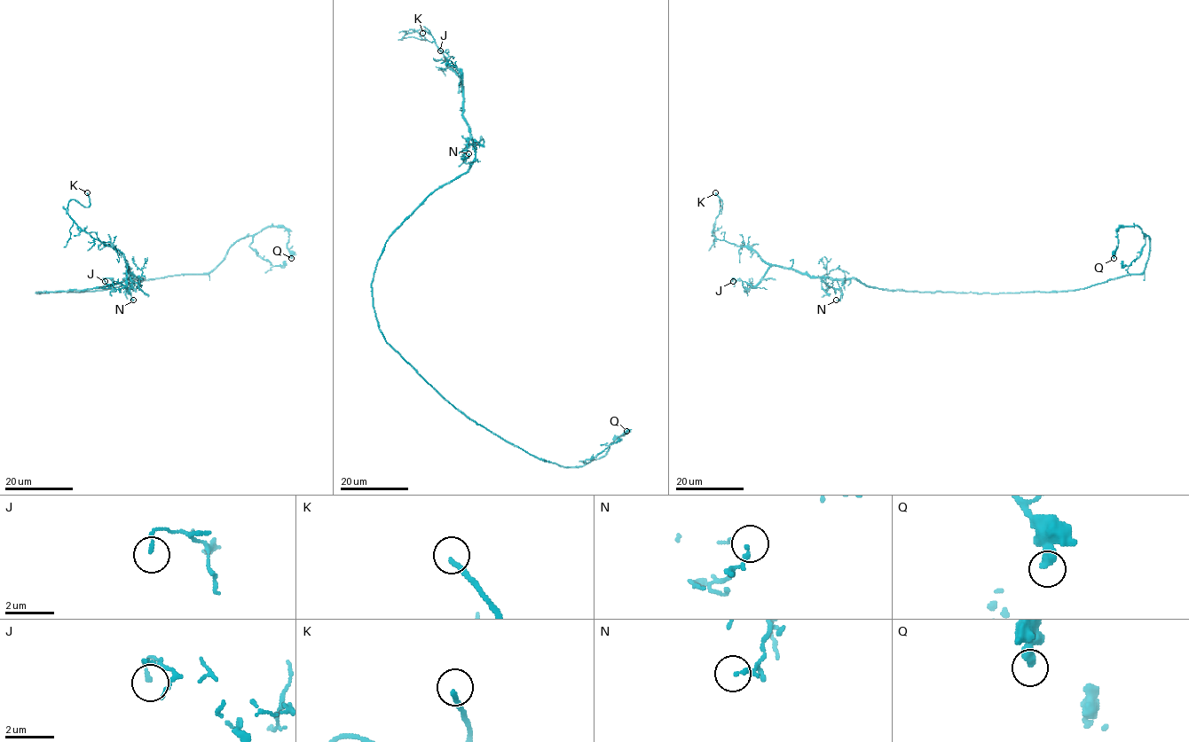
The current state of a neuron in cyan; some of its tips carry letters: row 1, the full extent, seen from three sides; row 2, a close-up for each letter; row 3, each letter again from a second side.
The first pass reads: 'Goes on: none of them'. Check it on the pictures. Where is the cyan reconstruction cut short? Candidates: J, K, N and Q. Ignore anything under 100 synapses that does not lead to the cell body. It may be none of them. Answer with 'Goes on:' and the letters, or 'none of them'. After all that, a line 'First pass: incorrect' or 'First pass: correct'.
Goes on: K
First pass: incorrect

